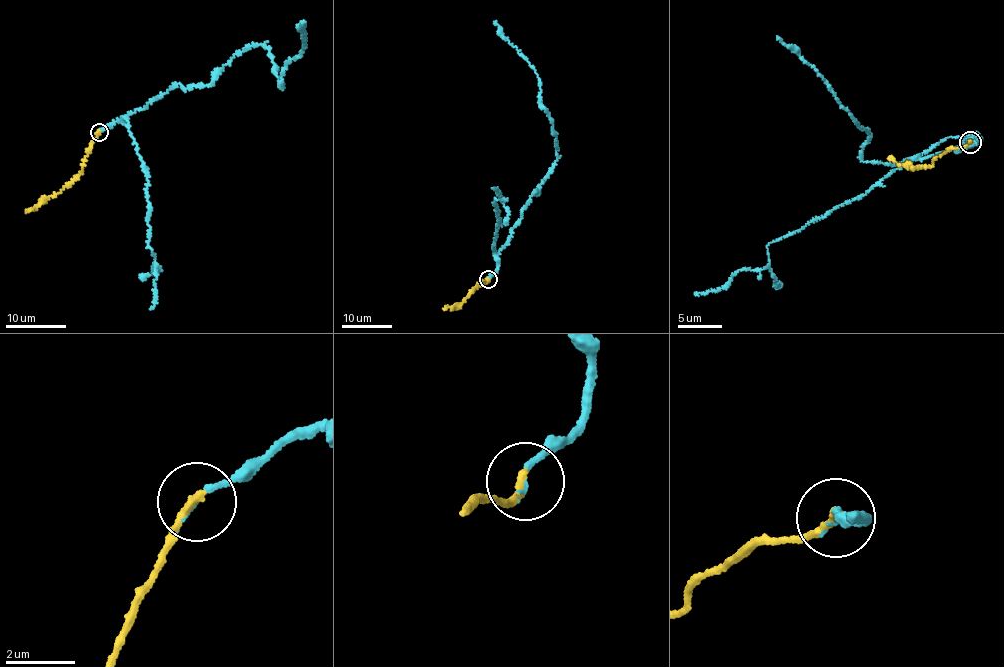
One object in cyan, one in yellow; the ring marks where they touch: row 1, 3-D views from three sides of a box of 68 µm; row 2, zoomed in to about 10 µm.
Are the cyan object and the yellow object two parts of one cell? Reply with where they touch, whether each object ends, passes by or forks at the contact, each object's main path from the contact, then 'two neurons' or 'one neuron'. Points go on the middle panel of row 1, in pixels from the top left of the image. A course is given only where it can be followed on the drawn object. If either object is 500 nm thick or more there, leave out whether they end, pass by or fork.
at (488, 279); cyan passes by; yellow ends there; cyan runs (488, 279), (495, 273), (497, 254), (552, 170), (557, 146), (552, 119), (539, 103), (540, 83), (494, 21); yellow runs (488, 279), (479, 283), (460, 305), (444, 309); one neuron

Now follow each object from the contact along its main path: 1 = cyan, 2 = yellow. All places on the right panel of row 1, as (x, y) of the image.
1: (970, 141), (956, 150), (982, 139), (865, 161), (868, 133), (777, 36)
2: (970, 141), (936, 158), (927, 167), (911, 167), (889, 159)

